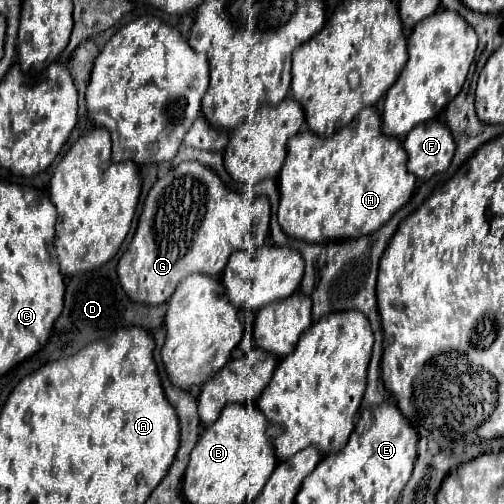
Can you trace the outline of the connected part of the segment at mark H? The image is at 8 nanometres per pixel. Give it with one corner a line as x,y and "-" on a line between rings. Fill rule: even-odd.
364,107
344,129
330,137
298,133
288,141
288,155
280,171
278,221
286,235
304,241
358,239
380,229
400,207
404,207
416,187
416,177
406,167
406,151
396,137
382,131
382,117
376,107

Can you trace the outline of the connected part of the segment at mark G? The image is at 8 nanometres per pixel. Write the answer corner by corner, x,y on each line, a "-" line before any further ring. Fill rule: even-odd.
196,161
180,163
178,167
170,169
164,177
160,177
146,197
136,235
116,267
120,285
132,301
144,305
166,303
176,291
178,283
190,273
204,273
212,277
222,275
234,251
256,249
258,245
264,245
268,241
268,229
270,229
270,201
266,195
228,191
228,187
224,187
220,177
212,169

